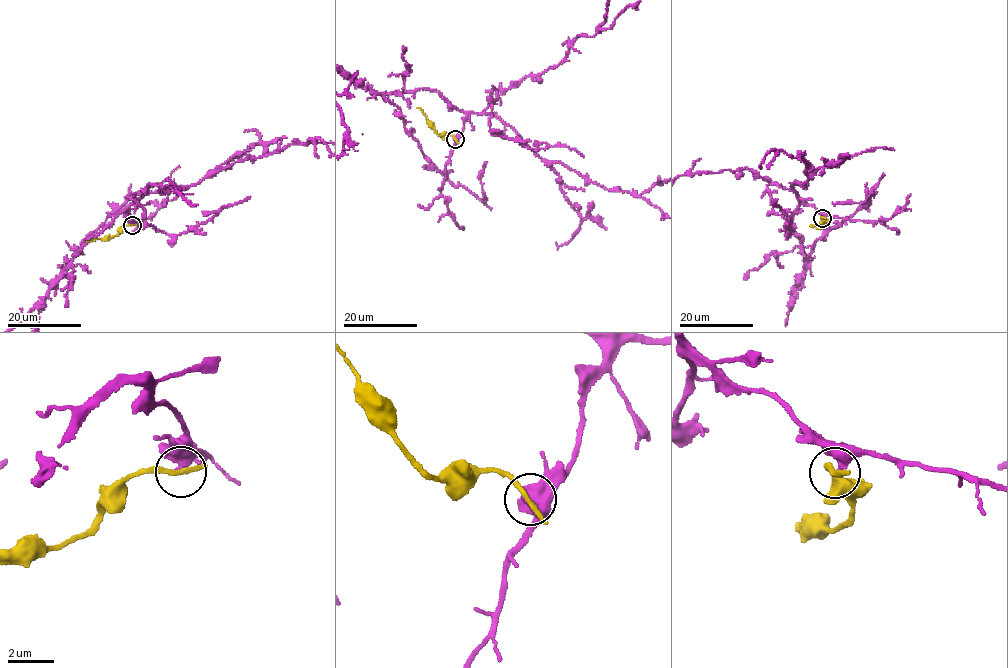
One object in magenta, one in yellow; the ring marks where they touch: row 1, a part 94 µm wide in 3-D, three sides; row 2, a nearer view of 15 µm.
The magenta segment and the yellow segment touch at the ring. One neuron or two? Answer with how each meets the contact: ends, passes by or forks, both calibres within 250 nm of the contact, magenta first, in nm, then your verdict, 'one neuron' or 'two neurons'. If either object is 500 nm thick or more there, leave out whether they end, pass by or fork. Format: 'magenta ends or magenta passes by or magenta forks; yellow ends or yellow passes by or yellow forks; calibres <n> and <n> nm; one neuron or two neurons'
magenta passes by; yellow ends; calibres 440 and 280 nm; two neurons

